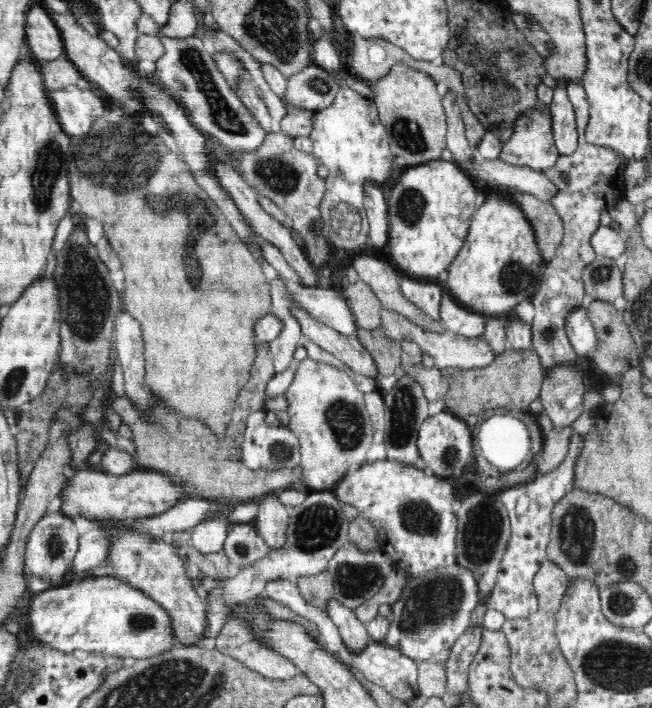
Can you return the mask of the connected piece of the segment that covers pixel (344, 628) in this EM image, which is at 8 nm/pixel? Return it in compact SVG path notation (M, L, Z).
M332 598L325 612L330 615L332 622L338 627L342 641L348 650L362 652L364 646L370 644L367 628L354 614L354 610L342 606L338 600Z

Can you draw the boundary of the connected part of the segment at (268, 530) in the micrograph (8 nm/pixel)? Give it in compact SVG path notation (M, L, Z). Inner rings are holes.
M276 492L268 493L255 501L258 502L258 512L254 525L259 536L268 548L283 547L289 523L289 508L279 500Z

